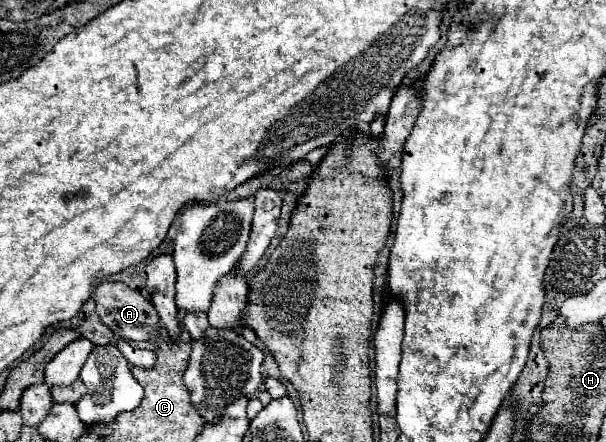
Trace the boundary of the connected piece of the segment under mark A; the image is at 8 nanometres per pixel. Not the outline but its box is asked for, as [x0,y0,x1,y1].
[94,281,162,341]

